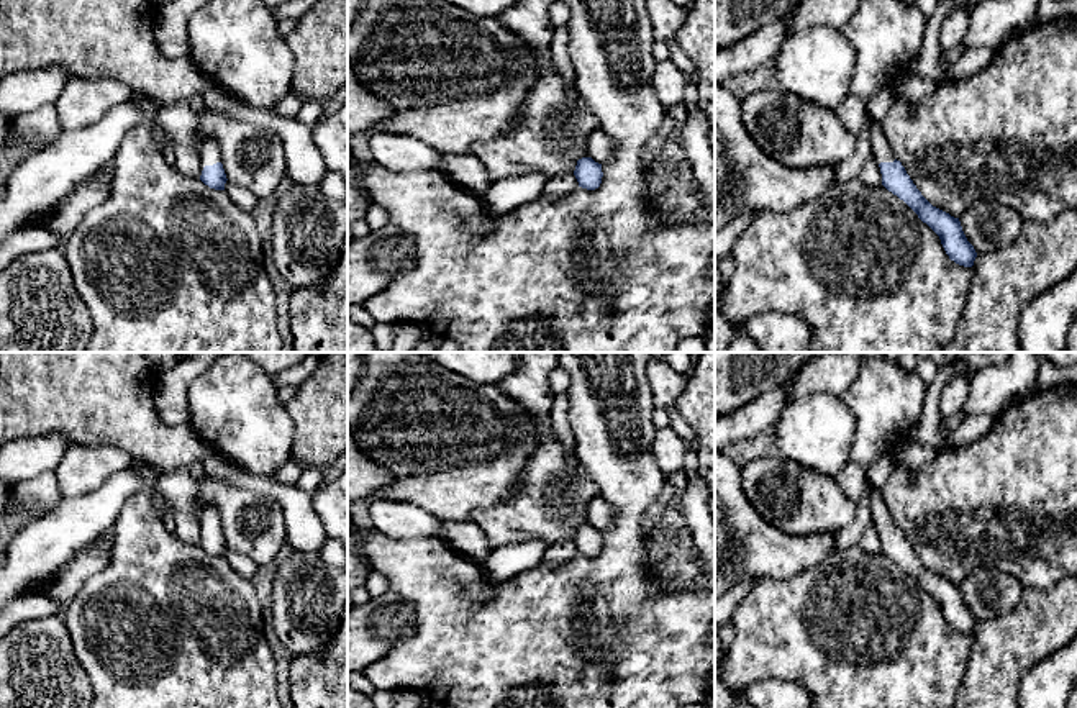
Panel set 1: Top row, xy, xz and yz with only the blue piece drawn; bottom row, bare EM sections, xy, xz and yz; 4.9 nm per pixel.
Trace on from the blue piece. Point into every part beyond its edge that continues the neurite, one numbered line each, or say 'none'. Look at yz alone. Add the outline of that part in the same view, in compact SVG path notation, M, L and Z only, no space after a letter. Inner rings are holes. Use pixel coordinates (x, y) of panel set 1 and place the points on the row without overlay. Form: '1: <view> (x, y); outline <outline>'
1: yz (881, 518); outline M870 485L870 513L872 513L872 523L877 528L877 531L880 529L893 529L895 524L892 523L888 513L887 513L887 506L884 503L880 488L872 487Z

